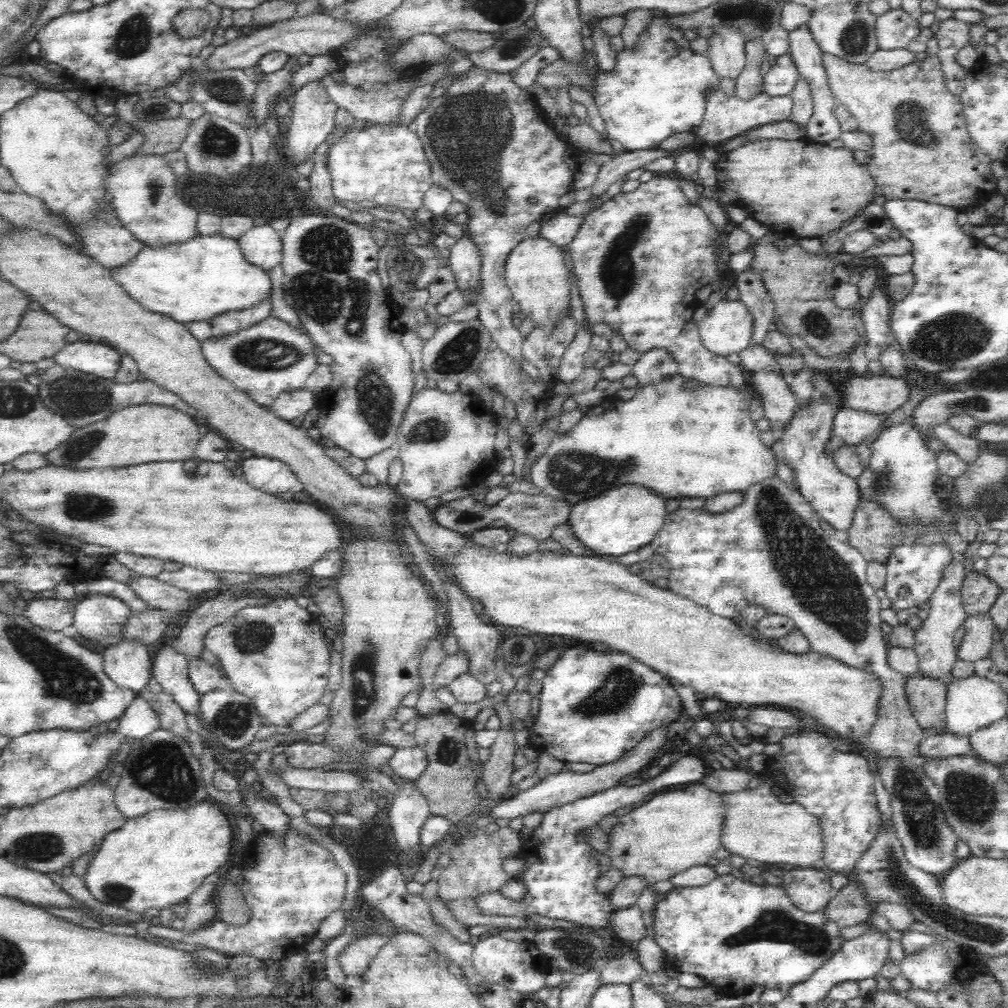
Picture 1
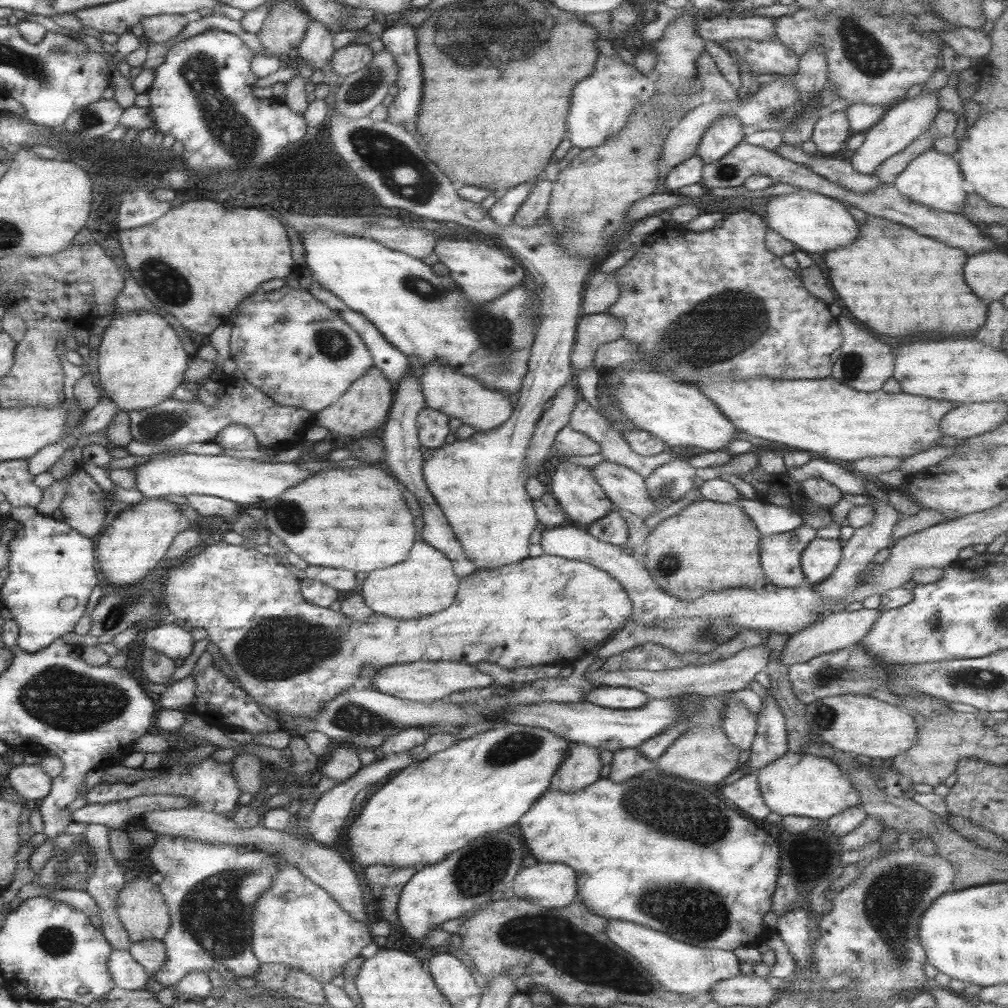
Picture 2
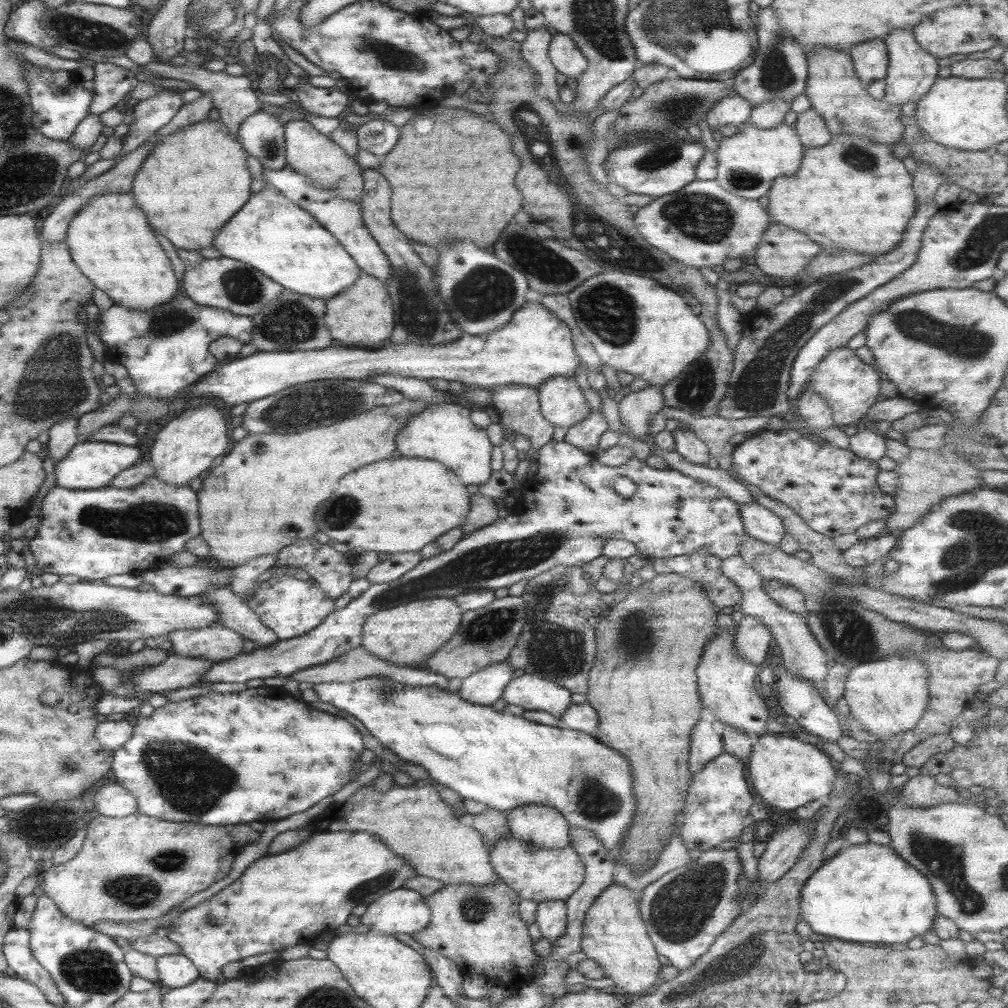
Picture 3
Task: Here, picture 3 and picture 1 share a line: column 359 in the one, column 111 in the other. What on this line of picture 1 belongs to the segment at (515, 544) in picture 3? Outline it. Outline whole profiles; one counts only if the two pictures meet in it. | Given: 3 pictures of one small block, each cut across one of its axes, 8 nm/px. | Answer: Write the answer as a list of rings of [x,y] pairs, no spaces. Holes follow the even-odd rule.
[[[88,592],[75,603],[71,630],[107,649],[119,644],[119,628],[130,611],[128,604],[115,595]]]

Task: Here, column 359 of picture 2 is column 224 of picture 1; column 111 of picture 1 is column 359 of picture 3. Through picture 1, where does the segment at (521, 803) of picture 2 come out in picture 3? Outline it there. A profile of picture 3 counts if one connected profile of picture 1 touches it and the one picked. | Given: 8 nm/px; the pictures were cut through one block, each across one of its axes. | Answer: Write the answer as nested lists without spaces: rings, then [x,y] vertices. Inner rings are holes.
[[[367,832],[315,833],[285,854],[256,859],[235,882],[199,905],[179,913],[165,934],[179,948],[178,953],[193,963],[199,977],[217,982],[221,977],[221,966],[247,956],[311,943],[319,933],[332,933],[337,926],[345,924],[353,906],[367,906],[383,893],[401,888],[413,875],[415,872],[403,858],[395,856],[385,844]]]

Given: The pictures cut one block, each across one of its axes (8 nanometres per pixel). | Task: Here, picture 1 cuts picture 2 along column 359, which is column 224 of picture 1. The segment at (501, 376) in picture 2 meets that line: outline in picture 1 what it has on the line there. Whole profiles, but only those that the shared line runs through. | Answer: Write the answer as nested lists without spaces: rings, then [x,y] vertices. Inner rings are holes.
[[[221,234],[196,236],[184,244],[176,244],[168,248],[165,246],[164,248],[146,248],[144,246],[132,264],[110,271],[126,292],[149,312],[166,316],[184,325],[192,324],[192,322],[206,322],[230,312],[252,309],[266,302],[272,294],[269,271],[250,264],[244,258],[238,241]]]

